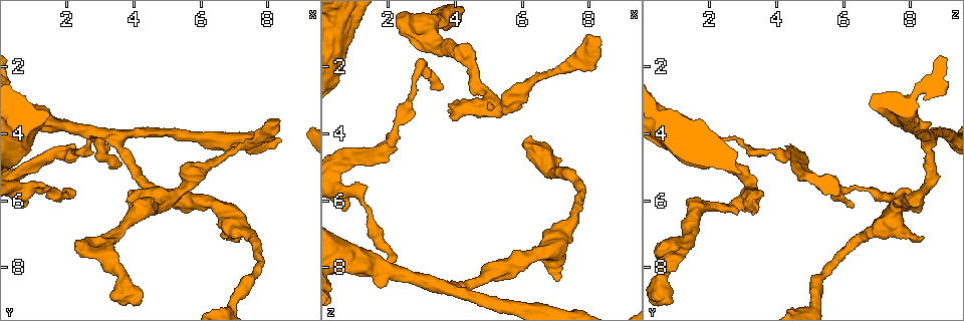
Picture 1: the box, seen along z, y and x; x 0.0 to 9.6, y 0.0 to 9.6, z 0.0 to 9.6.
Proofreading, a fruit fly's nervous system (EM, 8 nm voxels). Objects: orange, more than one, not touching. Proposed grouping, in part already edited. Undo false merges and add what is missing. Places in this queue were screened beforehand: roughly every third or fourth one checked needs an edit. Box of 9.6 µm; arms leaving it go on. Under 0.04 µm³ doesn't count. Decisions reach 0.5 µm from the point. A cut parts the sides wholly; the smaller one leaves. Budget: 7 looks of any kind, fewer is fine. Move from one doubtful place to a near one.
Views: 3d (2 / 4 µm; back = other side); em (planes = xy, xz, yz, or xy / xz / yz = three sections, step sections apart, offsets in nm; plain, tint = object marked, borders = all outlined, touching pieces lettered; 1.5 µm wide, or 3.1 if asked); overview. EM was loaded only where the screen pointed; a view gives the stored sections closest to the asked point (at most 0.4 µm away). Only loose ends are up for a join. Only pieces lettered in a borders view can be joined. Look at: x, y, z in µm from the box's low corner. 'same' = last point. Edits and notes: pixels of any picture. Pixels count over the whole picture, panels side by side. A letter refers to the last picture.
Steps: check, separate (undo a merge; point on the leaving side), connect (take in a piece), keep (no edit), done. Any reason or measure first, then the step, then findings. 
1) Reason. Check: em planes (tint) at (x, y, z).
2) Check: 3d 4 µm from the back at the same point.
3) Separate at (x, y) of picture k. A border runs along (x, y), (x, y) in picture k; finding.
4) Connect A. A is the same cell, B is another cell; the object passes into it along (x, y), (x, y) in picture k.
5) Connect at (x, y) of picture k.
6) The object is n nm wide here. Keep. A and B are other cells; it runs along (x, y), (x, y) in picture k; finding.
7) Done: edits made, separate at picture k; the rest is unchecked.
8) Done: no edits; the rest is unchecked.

Abrupt turn. Check: em planes (borders) at (3.45, 4.25, 8.50).

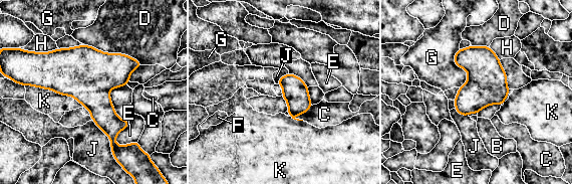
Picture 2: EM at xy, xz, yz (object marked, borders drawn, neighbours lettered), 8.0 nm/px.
The longest contact is with D, 500 nm. Keep. B, C, D, E, F, G, H, J and K are other cells; one cell here.

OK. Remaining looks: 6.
Check: 3d 4 µm at (3.70, 4.95, 2.70).

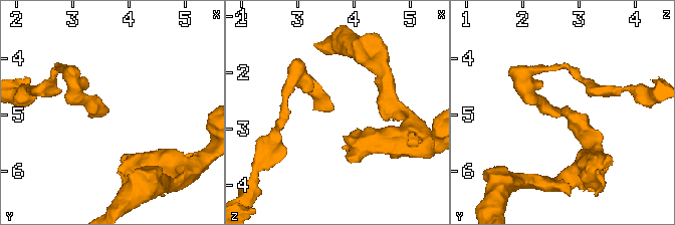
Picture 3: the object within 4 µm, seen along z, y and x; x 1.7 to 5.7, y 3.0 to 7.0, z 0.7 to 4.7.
Need the tissue. Check: em xy step 8 (borders) at (3.65, 5.00, 2.65).

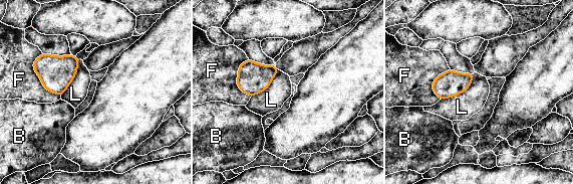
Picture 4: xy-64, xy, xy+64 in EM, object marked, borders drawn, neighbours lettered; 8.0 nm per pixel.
Another direction. Check: em planes (borders) at the same point.

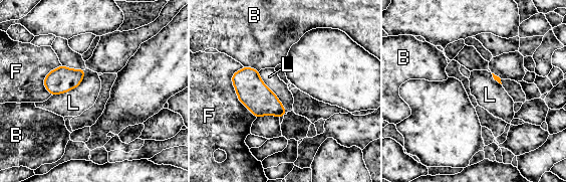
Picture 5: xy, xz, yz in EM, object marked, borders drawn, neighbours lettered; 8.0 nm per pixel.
The longest contact is with F, 420 nm. Keep. B, F and L are other cells; a border runs along (85, 69), (76, 86), (52, 96) in picture 5; none of them fits.

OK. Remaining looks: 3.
End of a long branch. Check: em planes (borders) at (8.35, 3.65, 1.10).

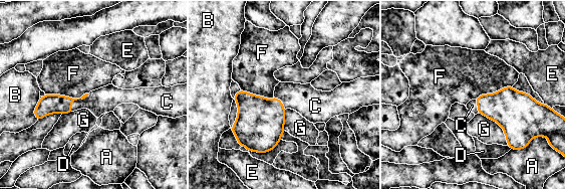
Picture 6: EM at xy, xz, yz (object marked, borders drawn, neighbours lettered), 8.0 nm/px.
Connect C. C is the same cell, A, B, D, E, F and G are other cells; the object passes into it along (49, 104), (76, 100), (104, 100) in picture 6; the cell continues.

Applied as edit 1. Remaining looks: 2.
Done: edits made, connect at picture 6; the rest is unchecked.

